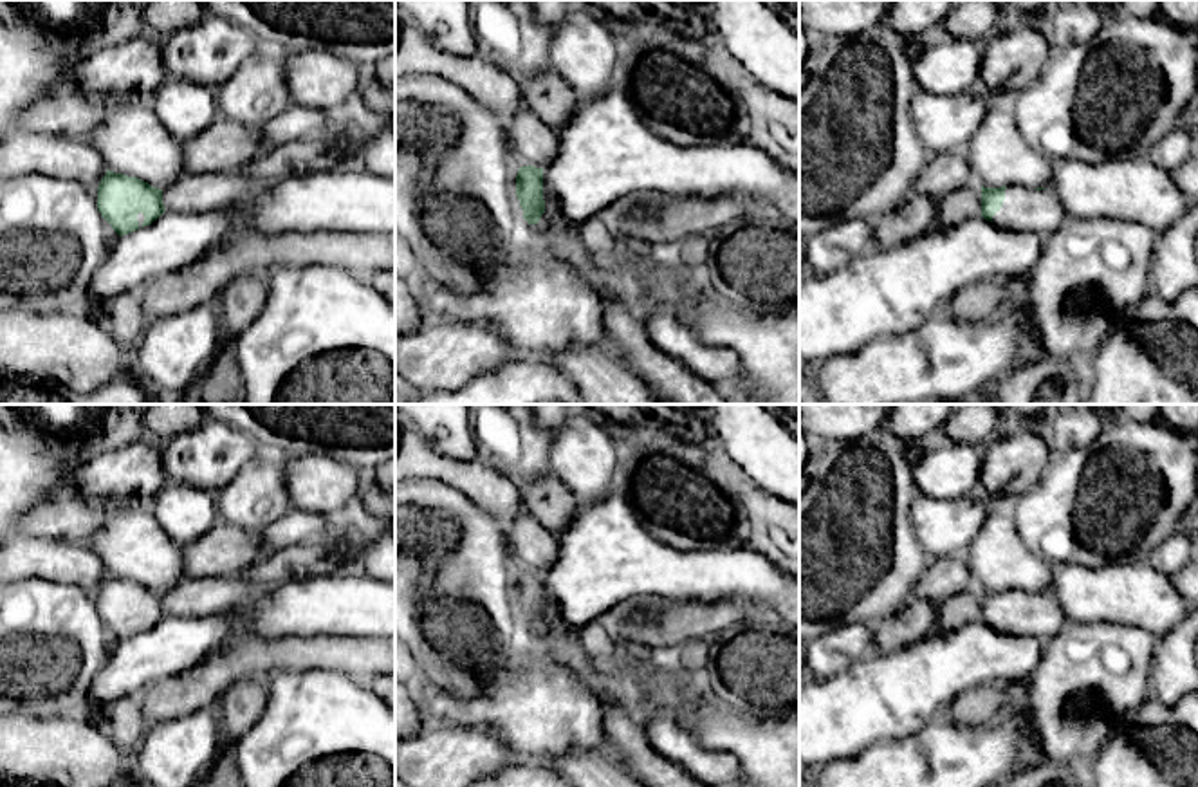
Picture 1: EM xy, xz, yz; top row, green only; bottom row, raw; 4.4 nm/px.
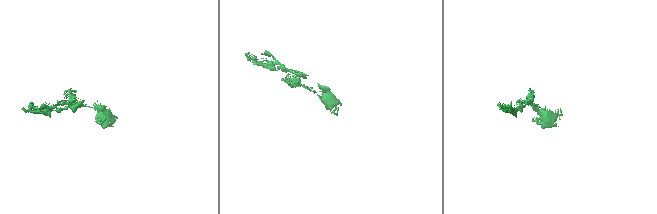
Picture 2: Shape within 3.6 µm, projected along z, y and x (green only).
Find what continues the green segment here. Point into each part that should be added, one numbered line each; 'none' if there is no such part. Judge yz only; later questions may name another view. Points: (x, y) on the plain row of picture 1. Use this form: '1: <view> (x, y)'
1: yz (1023, 612)

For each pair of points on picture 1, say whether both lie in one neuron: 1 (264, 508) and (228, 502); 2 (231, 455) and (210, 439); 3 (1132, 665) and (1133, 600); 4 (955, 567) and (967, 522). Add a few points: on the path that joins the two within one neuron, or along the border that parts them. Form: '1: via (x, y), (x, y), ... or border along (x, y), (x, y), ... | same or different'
1: via (255, 502), (237, 502) | same
2: via (226, 450), (215, 444) | same
3: border along (1094, 621), (1130, 623), (1148, 630), (1157, 639) | different
4: border along (958, 555), (944, 555), (931, 560) | different

